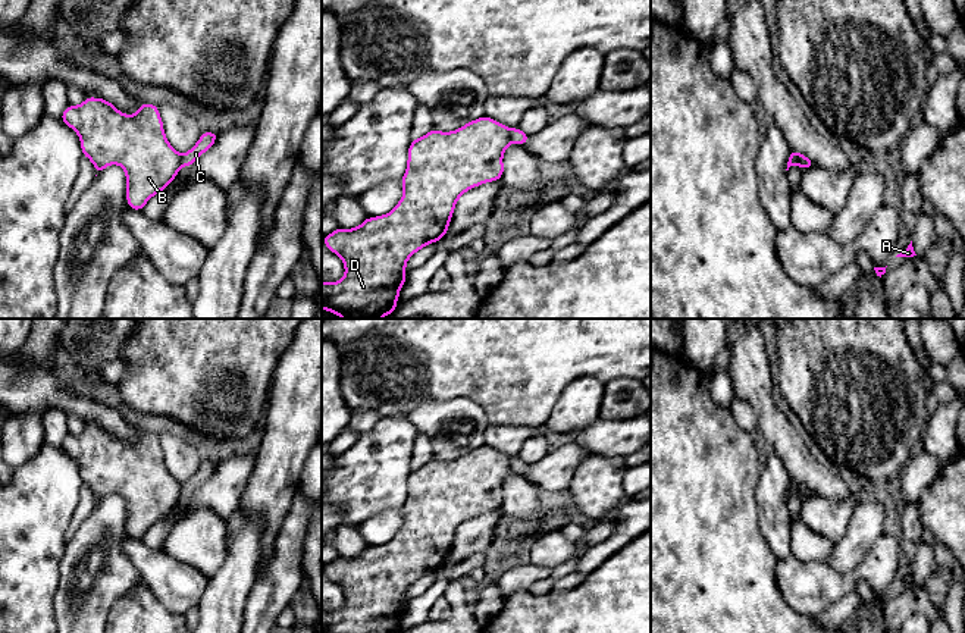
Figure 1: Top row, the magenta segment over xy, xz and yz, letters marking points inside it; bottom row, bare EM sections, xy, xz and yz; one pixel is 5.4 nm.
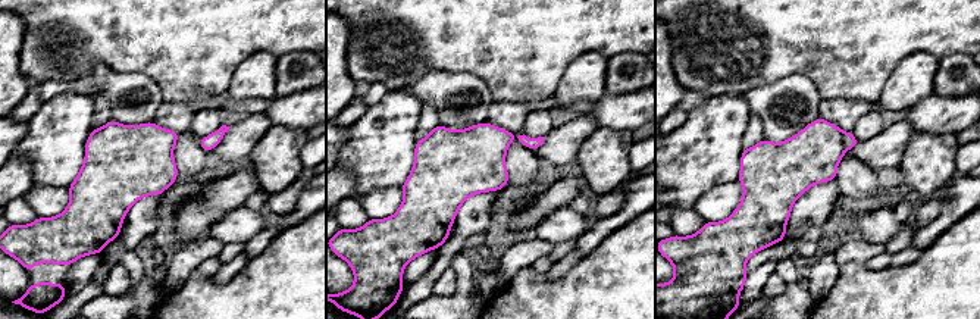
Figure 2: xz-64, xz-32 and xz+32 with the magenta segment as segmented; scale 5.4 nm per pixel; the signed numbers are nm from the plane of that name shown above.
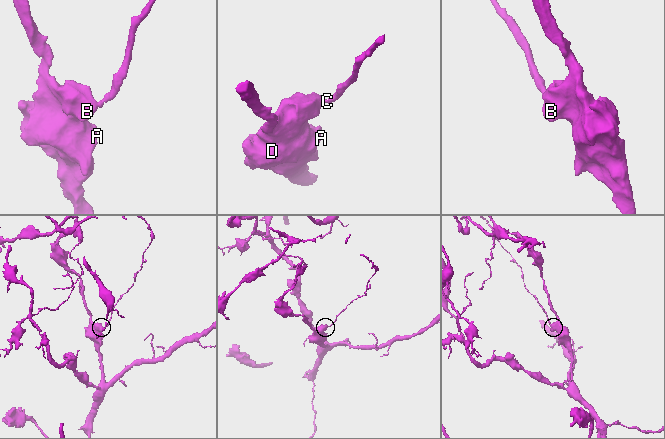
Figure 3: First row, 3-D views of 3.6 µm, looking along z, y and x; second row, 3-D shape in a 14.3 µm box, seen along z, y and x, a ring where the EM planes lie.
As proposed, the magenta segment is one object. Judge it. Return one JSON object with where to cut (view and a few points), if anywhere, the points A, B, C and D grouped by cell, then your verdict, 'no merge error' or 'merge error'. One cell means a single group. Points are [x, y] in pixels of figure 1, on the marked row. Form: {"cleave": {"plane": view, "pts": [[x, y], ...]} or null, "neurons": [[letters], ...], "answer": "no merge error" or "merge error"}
{"cleave": {"plane": "xz", "pts": [[508, 129], [511, 141]]}, "neurons": [["A", "B", "D"], ["C"]], "answer": "merge error"}

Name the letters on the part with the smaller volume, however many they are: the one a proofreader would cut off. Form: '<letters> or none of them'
C

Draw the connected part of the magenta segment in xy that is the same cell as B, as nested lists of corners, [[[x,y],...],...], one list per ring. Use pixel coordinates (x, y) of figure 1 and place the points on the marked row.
[[[87,97],[79,106],[68,106],[60,119],[71,126],[81,140],[81,150],[88,157],[97,175],[109,164],[120,164],[126,173],[126,200],[132,210],[142,210],[145,203],[163,191],[178,175],[181,167],[181,154],[169,144],[159,107],[150,103],[141,103],[135,115],[123,115],[104,98]]]

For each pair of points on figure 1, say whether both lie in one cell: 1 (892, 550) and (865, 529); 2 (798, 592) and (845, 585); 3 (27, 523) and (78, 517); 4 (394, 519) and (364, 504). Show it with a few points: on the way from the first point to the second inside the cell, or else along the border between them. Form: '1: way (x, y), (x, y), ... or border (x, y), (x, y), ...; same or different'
1: border (884, 533), (857, 566); different
2: way (810, 588), (833, 586); same
3: border (82, 485), (80, 501), (66, 532), (66, 541); different
4: border (400, 507), (373, 513), (356, 527); different

